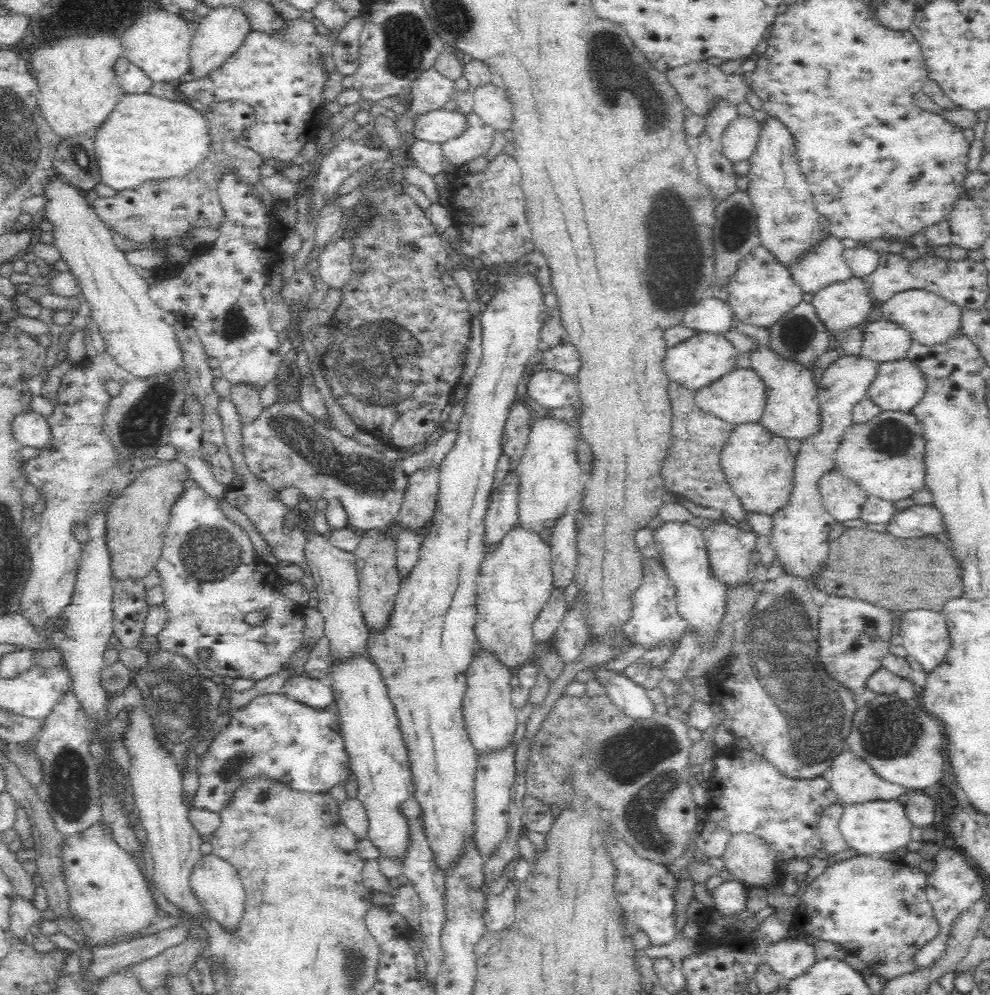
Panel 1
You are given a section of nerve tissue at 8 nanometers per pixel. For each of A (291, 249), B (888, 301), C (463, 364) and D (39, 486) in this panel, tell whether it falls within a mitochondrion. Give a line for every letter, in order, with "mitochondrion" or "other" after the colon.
A: other
B: other
C: other
D: other

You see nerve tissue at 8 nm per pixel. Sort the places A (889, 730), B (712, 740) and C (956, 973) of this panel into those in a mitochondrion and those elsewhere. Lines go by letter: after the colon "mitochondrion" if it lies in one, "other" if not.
A: mitochondrion
B: other
C: other

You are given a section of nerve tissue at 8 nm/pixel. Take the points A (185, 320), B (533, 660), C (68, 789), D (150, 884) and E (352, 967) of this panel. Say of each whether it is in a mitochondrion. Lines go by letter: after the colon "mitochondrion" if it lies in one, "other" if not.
A: other
B: other
C: mitochondrion
D: other
E: mitochondrion

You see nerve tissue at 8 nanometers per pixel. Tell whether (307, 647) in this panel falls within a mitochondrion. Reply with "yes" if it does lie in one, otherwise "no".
no

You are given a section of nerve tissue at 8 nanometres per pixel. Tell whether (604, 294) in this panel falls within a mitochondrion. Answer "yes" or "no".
no

